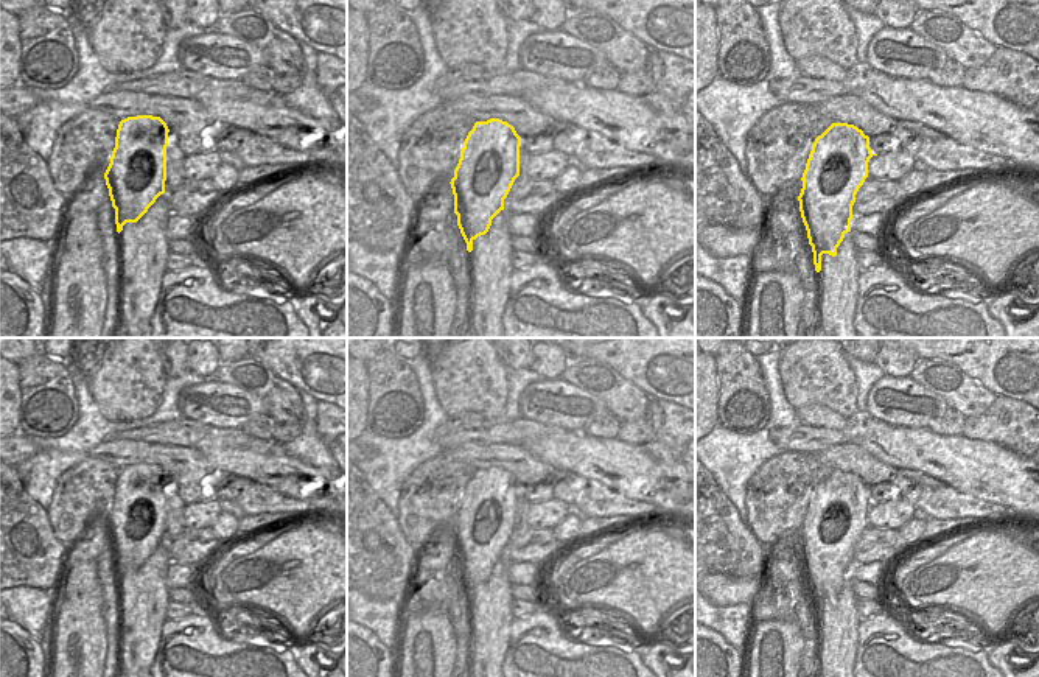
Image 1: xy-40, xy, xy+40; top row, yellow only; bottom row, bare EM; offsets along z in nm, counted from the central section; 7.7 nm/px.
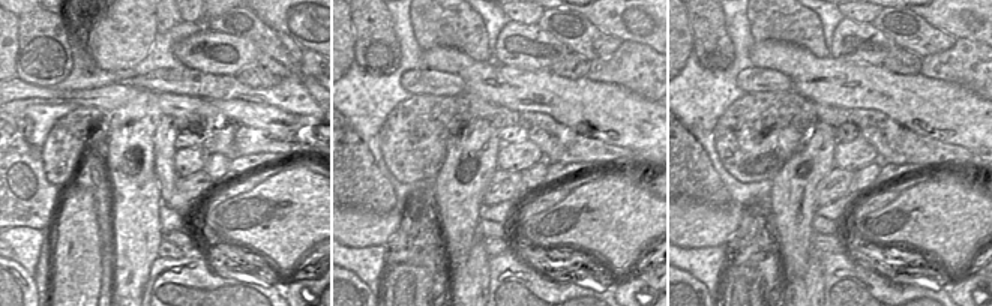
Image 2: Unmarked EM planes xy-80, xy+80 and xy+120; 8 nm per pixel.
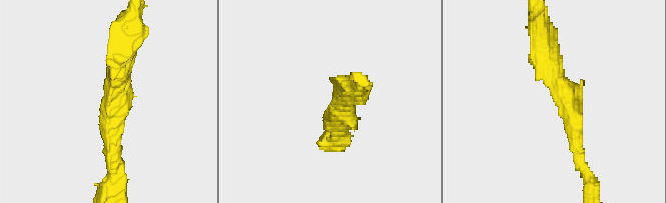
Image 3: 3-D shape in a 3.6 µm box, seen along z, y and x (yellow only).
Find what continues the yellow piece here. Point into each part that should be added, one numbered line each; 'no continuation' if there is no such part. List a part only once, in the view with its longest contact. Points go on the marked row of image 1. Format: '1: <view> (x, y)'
no continuation

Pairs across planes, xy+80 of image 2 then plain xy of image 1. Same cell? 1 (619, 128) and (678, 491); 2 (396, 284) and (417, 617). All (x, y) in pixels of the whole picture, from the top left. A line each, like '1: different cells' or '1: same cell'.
1: same cell
2: same cell

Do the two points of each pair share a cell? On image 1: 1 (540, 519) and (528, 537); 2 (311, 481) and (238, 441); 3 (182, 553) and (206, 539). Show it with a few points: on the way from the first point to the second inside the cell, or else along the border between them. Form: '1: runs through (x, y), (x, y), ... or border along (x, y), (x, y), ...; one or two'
1: border along (526, 523), (534, 528), (552, 529); two
2: border along (223, 445), (262, 453), (286, 453), (294, 458); two
3: runs through (188, 548), (199, 543); one

